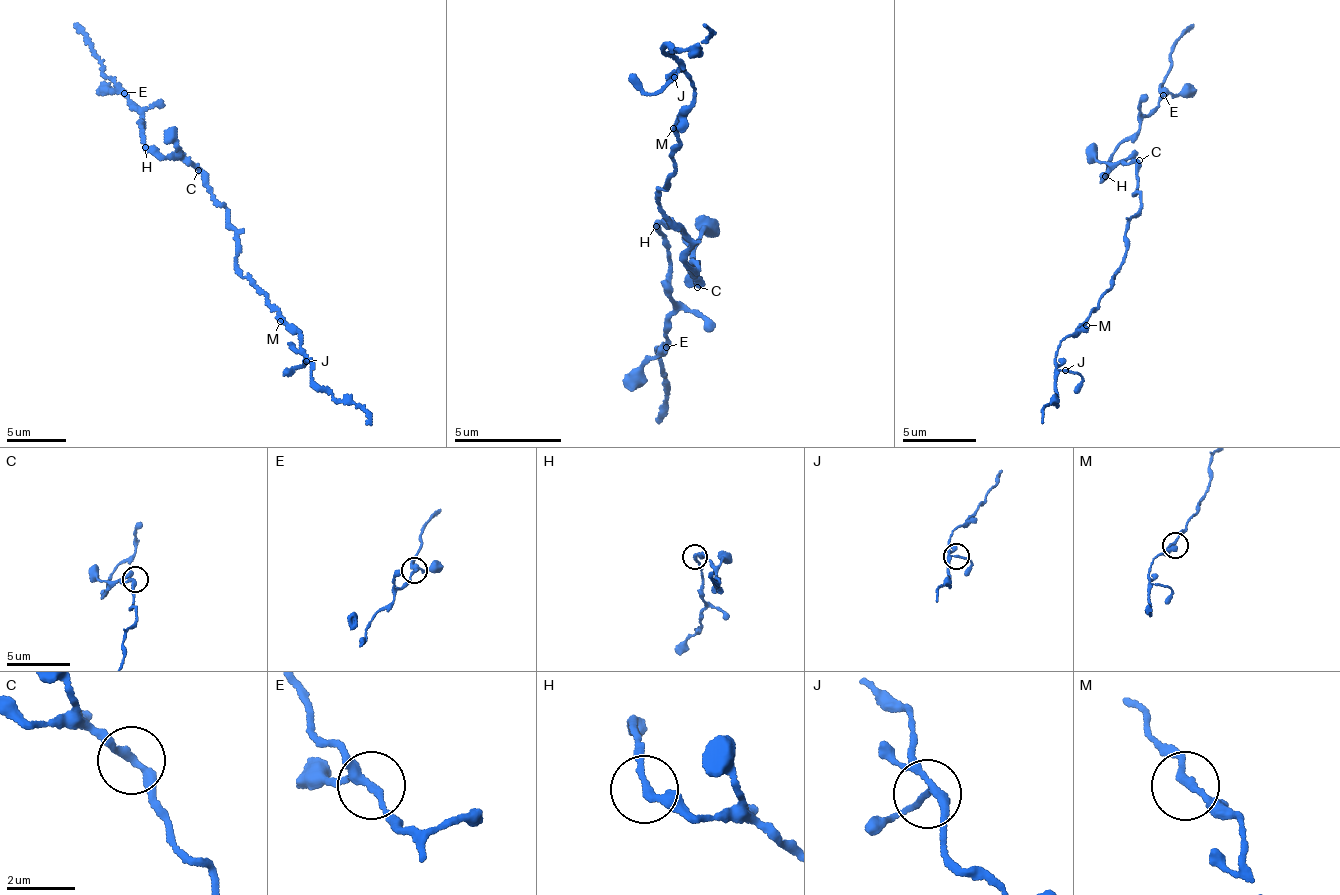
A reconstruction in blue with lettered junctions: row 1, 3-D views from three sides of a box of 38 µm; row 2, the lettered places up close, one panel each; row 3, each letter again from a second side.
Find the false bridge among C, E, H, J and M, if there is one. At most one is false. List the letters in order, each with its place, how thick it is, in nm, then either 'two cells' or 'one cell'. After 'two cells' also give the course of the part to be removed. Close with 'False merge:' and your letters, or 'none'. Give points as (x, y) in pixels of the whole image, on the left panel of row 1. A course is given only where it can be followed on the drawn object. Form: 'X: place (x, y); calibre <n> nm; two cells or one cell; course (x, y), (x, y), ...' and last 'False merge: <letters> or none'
C: place (198, 170); calibre 240 nm; one cell
E: place (124, 93); calibre 200 nm; one cell
H: place (145, 147); calibre 220 nm; one cell
J: place (306, 361); calibre 150 nm; one cell
M: place (280, 321); calibre 170 nm; one cell
False merge: none

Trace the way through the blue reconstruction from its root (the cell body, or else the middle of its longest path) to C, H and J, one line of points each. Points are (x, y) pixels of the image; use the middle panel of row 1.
C: (696, 268), (699, 270), (695, 262), (691, 274), (703, 282), (699, 289), (697, 287)
H: (696, 268), (699, 270), (695, 262), (691, 274), (705, 284), (693, 259), (693, 240), (672, 223), (656, 226)
J: (696, 268), (683, 258), (683, 230), (655, 199), (694, 87), (677, 65), (672, 75)

